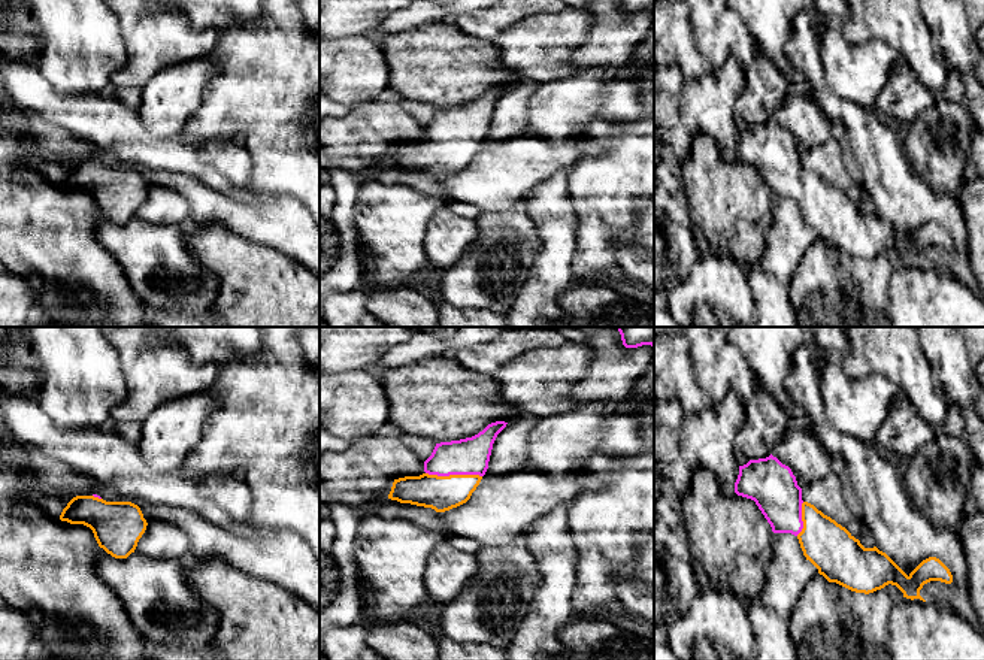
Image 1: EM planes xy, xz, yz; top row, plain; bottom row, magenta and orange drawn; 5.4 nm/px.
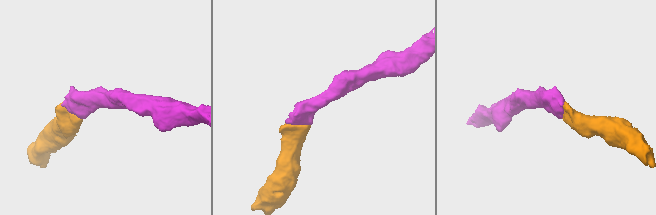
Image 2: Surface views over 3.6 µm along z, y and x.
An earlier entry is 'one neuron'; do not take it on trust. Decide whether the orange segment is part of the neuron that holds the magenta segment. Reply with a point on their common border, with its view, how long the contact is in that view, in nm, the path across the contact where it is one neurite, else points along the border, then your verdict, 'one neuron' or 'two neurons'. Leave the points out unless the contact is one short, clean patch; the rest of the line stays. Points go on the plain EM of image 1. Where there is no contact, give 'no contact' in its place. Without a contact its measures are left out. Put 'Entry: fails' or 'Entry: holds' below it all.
xz (454, 139) | 300 nm | across xz (471, 121), (454, 139), (441, 154), (441, 159) | one neuron
Entry: holds

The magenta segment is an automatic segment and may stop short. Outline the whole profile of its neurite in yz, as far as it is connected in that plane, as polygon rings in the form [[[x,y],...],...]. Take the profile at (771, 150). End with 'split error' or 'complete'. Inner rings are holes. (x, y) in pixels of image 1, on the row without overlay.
[[[772,119],[766,124],[750,125],[747,130],[739,131],[739,140],[738,140],[738,145],[735,148],[735,158],[738,161],[742,161],[742,163],[747,163],[747,164],[751,164],[751,166],[756,167],[756,170],[759,172],[759,175],[762,176],[762,179],[765,181],[765,184],[770,190],[773,199],[791,199],[791,200],[794,200],[799,205],[800,214],[802,214],[806,225],[809,225],[818,234],[818,239],[823,240],[829,248],[836,248],[836,249],[839,249],[839,251],[842,251],[842,252],[845,252],[851,257],[865,258],[865,260],[874,258],[874,257],[881,255],[885,251],[891,249],[891,251],[896,251],[903,258],[903,263],[911,264],[911,266],[920,264],[923,267],[926,267],[926,266],[920,261],[920,255],[923,254],[924,249],[927,249],[930,246],[941,246],[941,248],[945,248],[945,249],[953,248],[953,240],[951,240],[950,234],[936,222],[929,222],[929,224],[923,225],[909,240],[906,240],[885,218],[879,217],[876,212],[865,214],[860,209],[860,206],[856,205],[845,193],[838,190],[830,182],[824,181],[814,170],[802,166],[802,154],[797,151],[796,142],[793,140],[791,134],[788,131],[782,130]]]; split error

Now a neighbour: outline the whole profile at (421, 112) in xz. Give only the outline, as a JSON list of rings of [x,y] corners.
[[[387,87],[378,97],[378,102],[396,102],[399,103],[418,124],[421,124],[423,127],[426,127],[435,112],[436,108],[430,103],[417,103],[414,100],[406,100],[402,99],[394,90],[391,90],[390,87]]]

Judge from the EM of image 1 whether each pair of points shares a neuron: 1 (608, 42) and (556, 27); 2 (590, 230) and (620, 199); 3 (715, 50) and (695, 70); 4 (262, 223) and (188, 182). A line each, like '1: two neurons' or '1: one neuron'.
1: two neurons
2: one neuron
3: two neurons
4: one neuron

